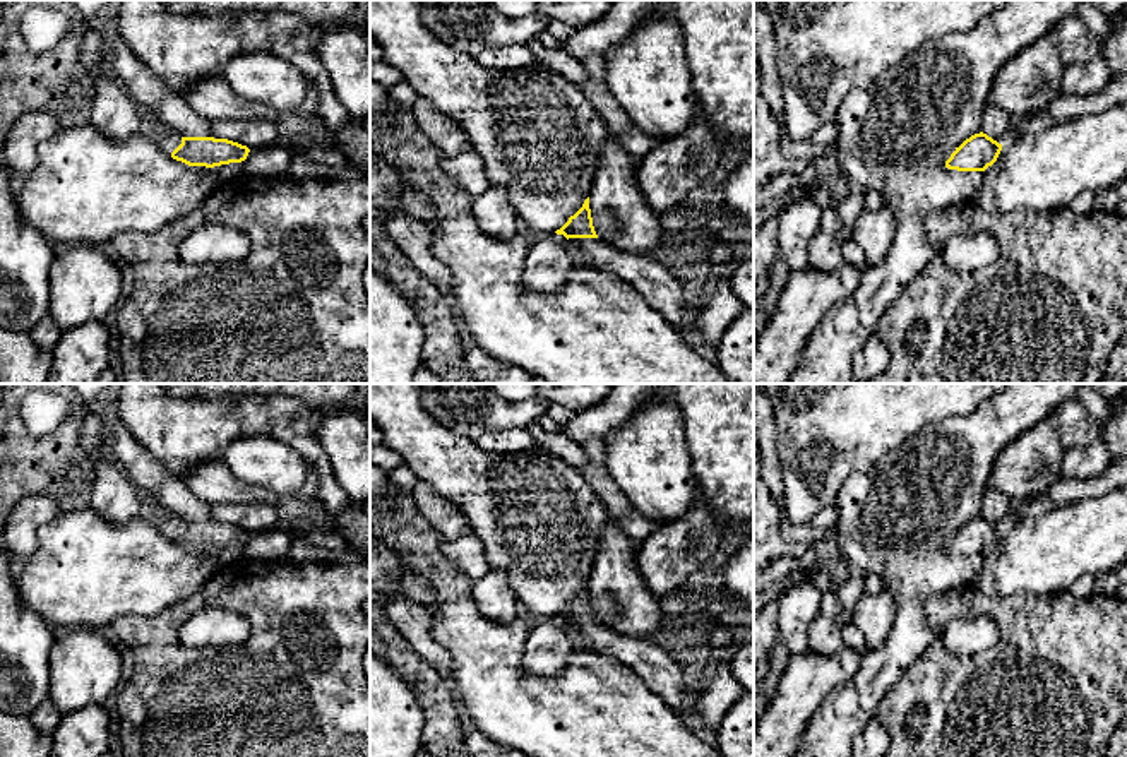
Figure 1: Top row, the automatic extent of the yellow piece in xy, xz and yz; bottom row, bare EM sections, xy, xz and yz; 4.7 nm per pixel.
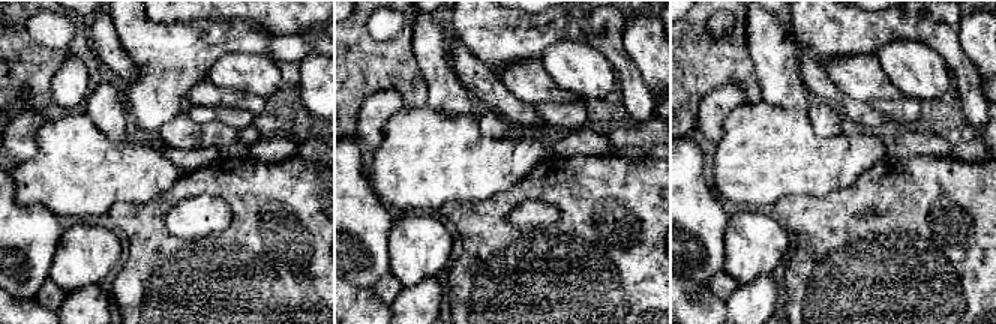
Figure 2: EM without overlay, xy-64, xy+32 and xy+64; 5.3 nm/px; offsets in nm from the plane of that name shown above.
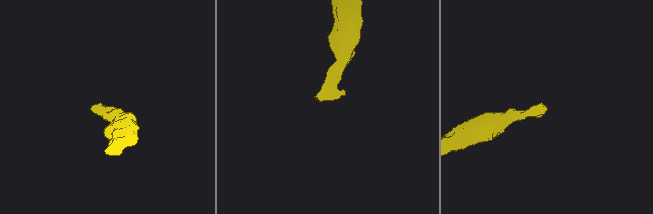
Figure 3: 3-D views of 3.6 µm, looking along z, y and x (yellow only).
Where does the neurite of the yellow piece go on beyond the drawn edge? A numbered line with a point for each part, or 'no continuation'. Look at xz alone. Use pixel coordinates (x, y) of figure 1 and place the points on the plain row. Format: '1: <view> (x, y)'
1: xz (548, 648)

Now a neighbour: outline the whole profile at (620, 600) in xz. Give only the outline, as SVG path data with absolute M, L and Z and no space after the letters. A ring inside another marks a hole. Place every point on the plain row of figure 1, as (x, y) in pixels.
M608 514L589 574L593 610L599 623L630 639L661 639L661 601L646 587L620 521Z

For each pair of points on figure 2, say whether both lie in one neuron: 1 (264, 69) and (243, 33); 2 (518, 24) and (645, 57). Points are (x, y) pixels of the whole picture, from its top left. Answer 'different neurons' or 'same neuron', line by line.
1: different neurons
2: different neurons

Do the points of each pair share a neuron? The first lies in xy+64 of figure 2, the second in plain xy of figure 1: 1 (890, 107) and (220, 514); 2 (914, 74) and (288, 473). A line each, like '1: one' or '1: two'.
1: one
2: one

